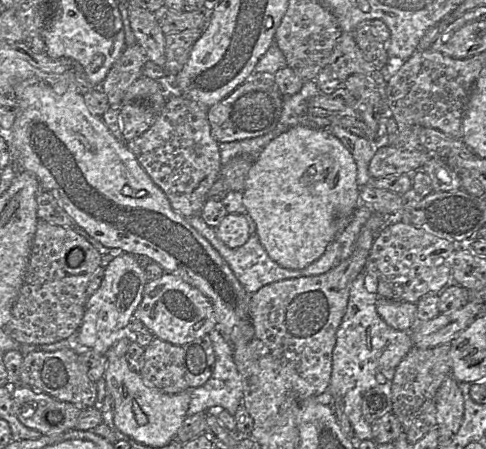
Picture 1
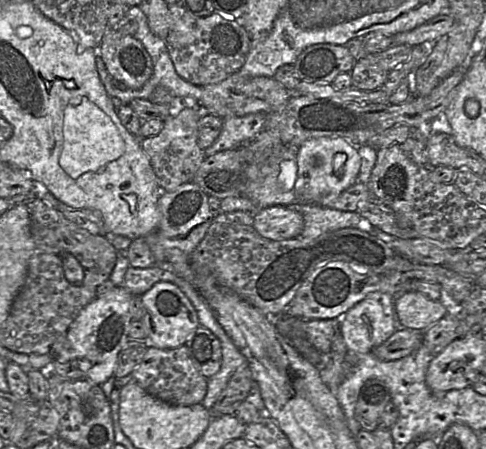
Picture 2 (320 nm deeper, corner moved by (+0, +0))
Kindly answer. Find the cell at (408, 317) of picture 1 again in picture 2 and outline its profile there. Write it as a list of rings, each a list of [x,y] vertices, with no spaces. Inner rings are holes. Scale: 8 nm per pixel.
[[[417,291],[393,297],[397,322],[407,329],[425,331],[452,310],[447,300],[433,301]]]

